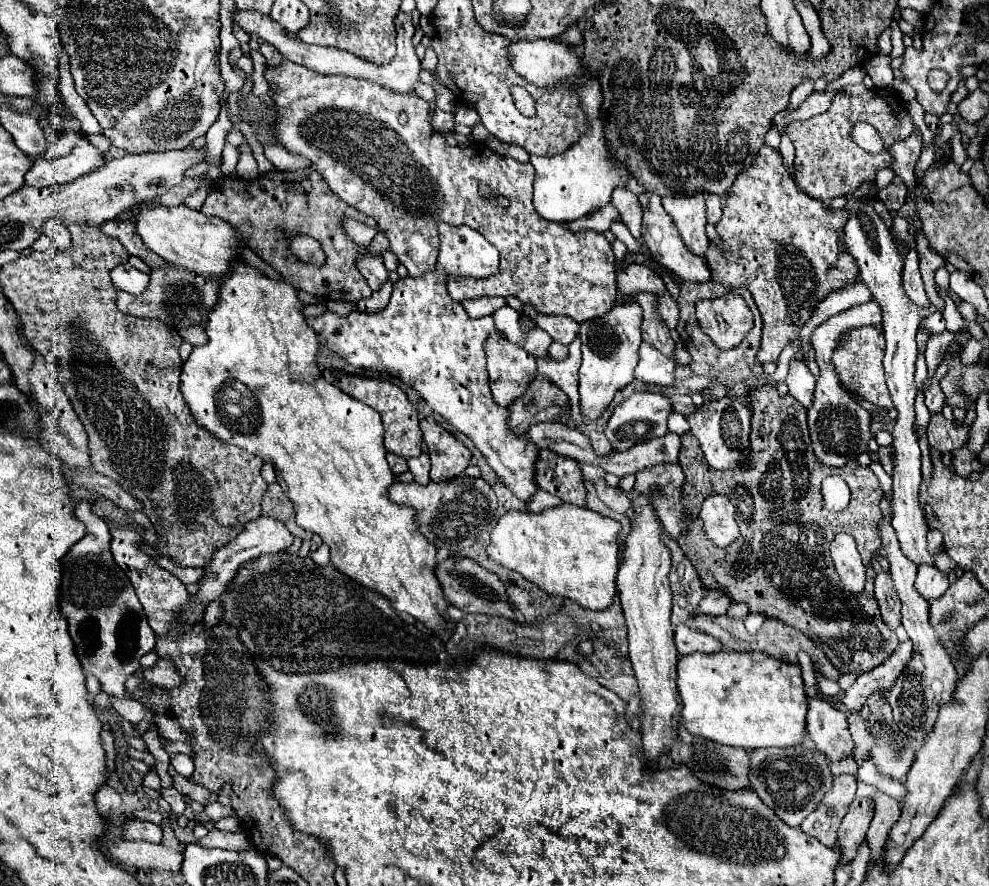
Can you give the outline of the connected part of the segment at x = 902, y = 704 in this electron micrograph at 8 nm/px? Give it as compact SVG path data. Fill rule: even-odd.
M882 517L878 521L878 533L882 541L880 557L886 557L886 561L890 563L890 575L902 601L902 625L916 647L916 655L912 655L912 659L908 661L908 667L904 667L904 671L900 673L900 679L896 679L896 685L888 695L888 703L892 707L892 715L898 729L902 729L908 737L918 739L922 743L926 739L926 733L932 731L940 707L944 703L950 703L952 691L956 691L958 673L954 669L952 659L948 659L948 655L940 651L940 643L936 643L936 631L932 631L928 612L929 603L920 597L920 593L914 587L917 566L900 551L900 543L892 541L896 539L896 531L890 525L888 517Z

